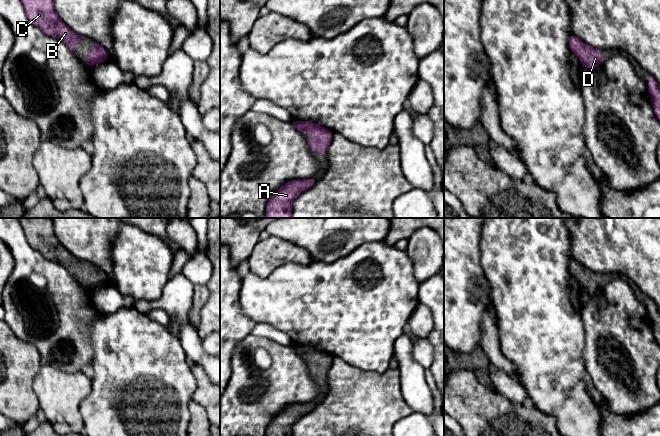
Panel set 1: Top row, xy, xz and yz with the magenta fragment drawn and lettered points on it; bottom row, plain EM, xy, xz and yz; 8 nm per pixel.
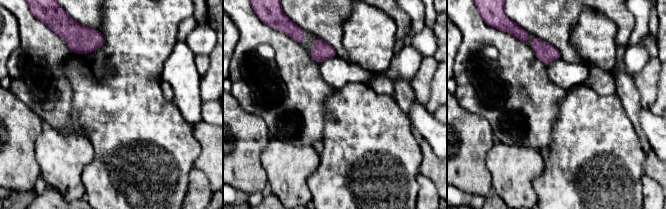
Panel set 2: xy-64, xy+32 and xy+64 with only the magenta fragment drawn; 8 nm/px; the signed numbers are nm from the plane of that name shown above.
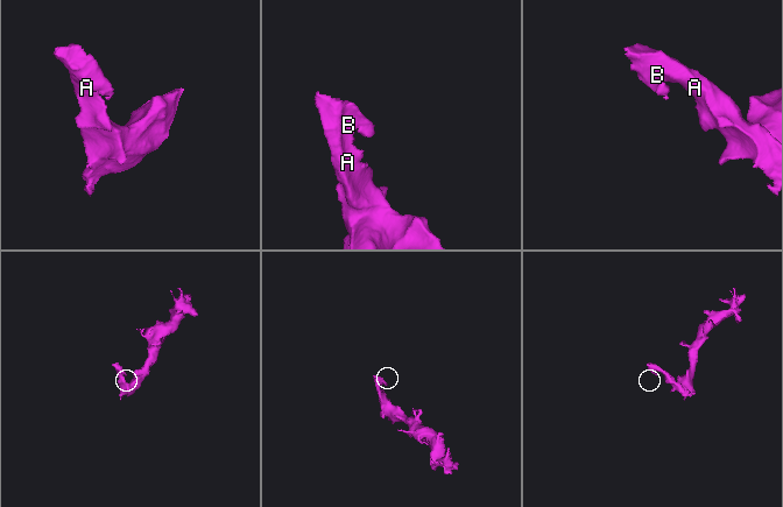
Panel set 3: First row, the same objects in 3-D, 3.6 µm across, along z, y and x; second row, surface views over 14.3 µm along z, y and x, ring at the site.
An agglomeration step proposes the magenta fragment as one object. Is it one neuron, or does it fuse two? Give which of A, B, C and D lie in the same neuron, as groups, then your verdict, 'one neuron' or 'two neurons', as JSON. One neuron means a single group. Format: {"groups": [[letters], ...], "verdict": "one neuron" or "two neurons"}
{"groups": [["A", "B", "C", "D"]], "verdict": "one neuron"}

